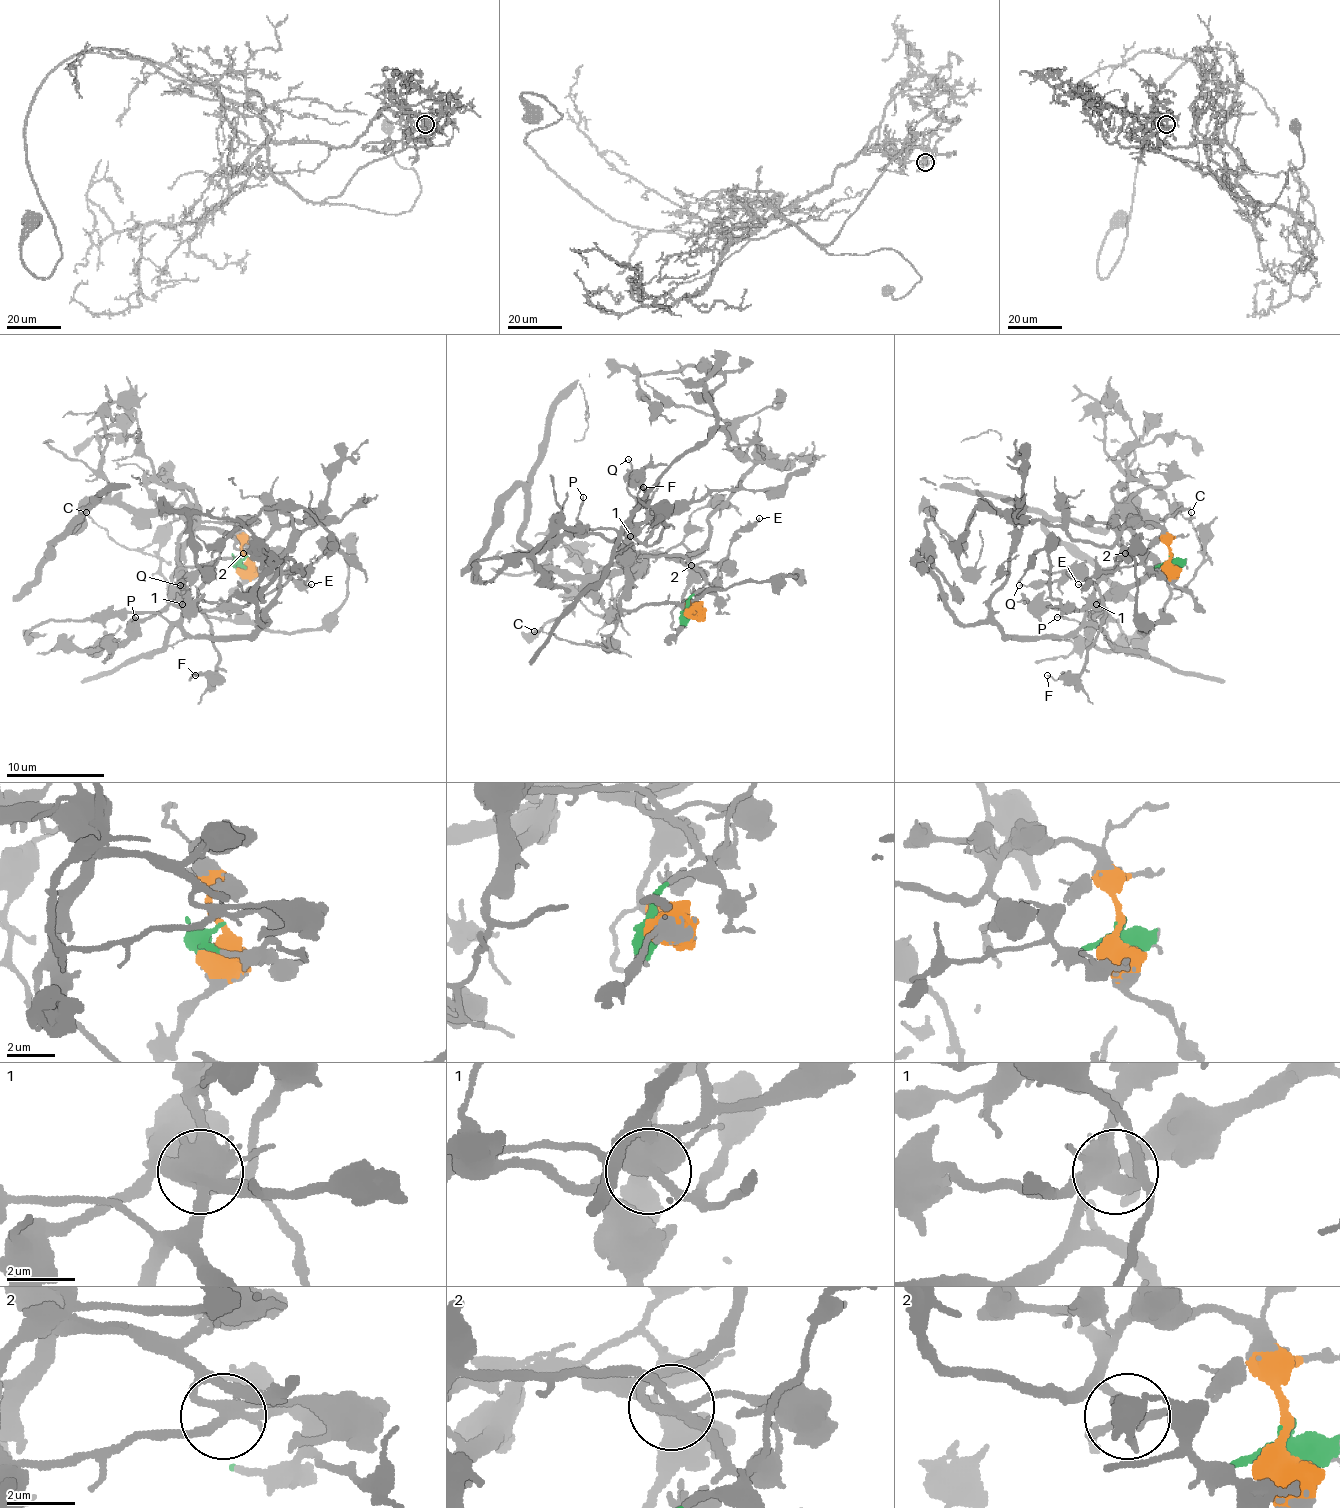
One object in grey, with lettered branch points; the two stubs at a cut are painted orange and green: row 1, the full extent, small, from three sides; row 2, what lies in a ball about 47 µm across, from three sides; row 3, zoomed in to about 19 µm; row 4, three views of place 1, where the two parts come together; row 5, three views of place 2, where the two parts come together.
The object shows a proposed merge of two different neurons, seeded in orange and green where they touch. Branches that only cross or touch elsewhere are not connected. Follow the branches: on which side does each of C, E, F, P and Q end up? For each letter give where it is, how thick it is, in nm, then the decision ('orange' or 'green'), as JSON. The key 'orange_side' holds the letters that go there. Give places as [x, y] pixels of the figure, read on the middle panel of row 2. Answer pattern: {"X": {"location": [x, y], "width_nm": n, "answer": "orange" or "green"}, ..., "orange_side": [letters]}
{"C": {"location": [534, 631], "width_nm": 120, "answer": "orange"}, "E": {"location": [759, 518], "width_nm": 140, "answer": "green"}, "F": {"location": [643, 487], "width_nm": 110, "answer": "orange"}, "P": {"location": [583, 497], "width_nm": 160, "answer": "orange"}, "Q": {"location": [628, 459], "width_nm": 100, "answer": "green"}, "orange_side": ["C", "F", "P"]}

